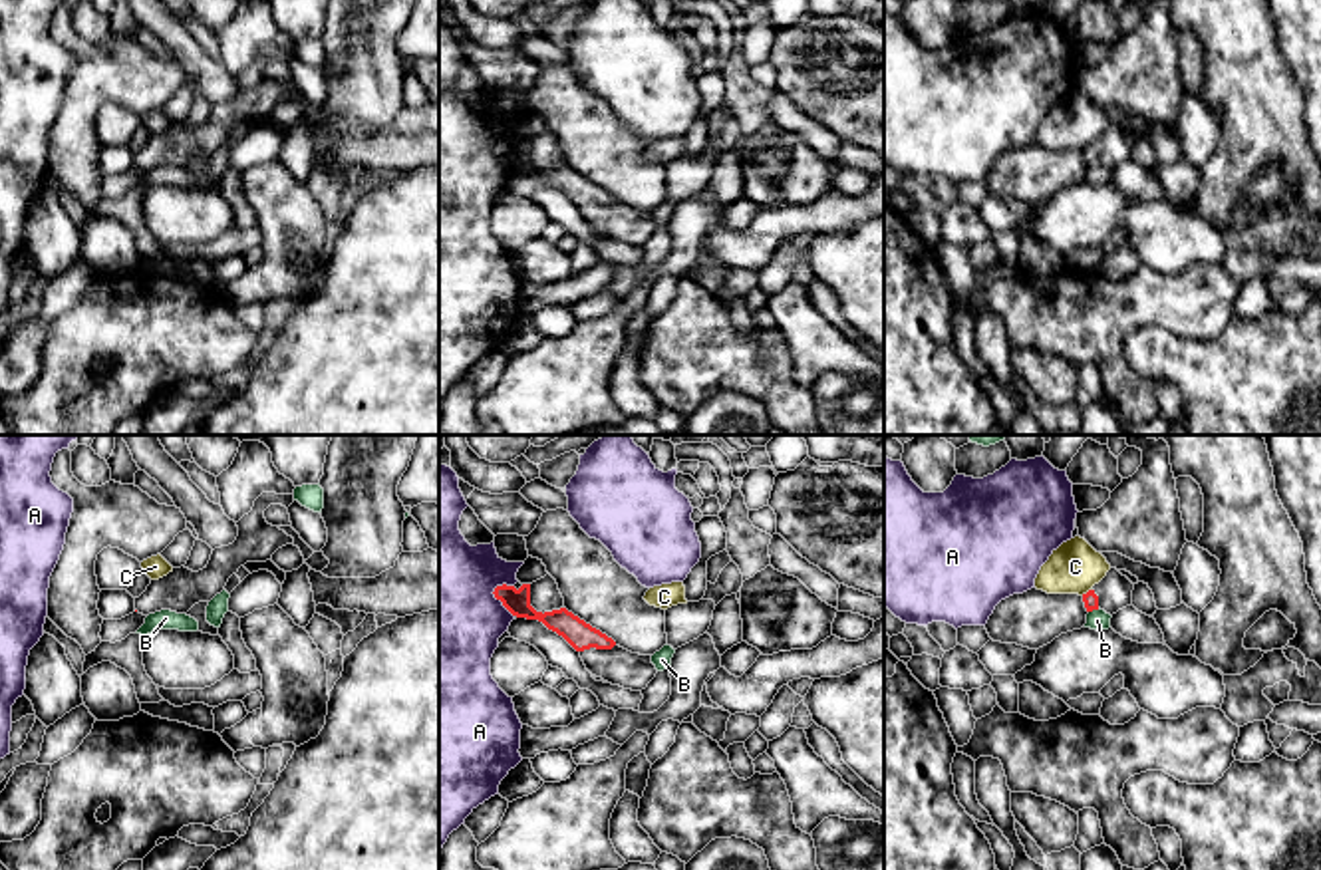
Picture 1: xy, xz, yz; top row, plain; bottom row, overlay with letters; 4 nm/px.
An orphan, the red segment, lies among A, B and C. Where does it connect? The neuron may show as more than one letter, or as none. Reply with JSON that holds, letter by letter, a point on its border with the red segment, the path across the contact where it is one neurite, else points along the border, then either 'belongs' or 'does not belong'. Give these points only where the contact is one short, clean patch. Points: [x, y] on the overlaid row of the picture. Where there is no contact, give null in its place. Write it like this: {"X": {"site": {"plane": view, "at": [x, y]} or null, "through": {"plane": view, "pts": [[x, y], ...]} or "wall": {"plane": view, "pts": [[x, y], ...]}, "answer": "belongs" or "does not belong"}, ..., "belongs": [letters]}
{"A": {"site": {"plane": "xz", "at": [499, 598]}, "wall": {"plane": "xz", "pts": [[497, 584], [493, 594], [513, 616]]}, "answer": "does not belong"}, "B": {"site": {"plane": "yz", "at": [1093, 608]}, "wall": {"plane": "yz", "pts": [[1099, 608], [1089, 612]]}, "answer": "does not belong"}, "C": {"site": {"plane": "yz", "at": [1087, 592]}, "wall": {"plane": "yz", "pts": [[1091, 588], [1081, 594]]}, "answer": "does not belong"}, "belongs": []}

